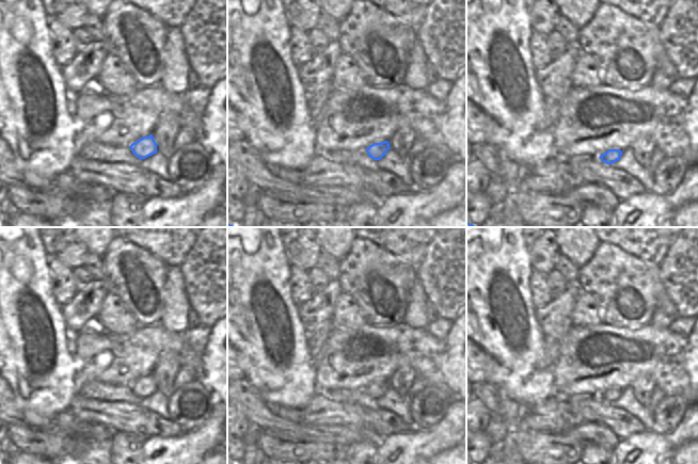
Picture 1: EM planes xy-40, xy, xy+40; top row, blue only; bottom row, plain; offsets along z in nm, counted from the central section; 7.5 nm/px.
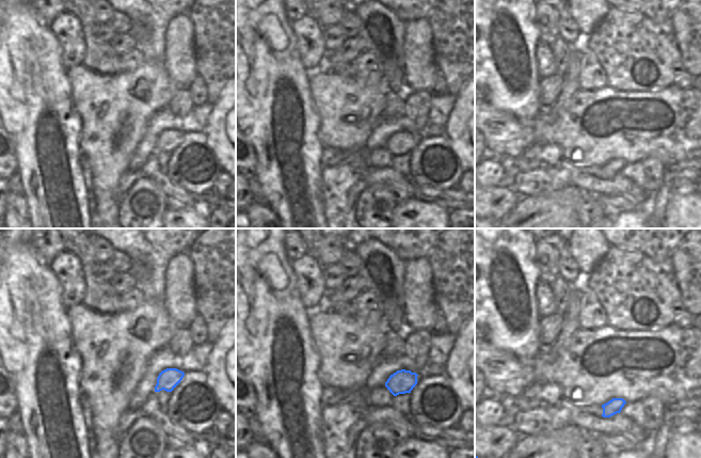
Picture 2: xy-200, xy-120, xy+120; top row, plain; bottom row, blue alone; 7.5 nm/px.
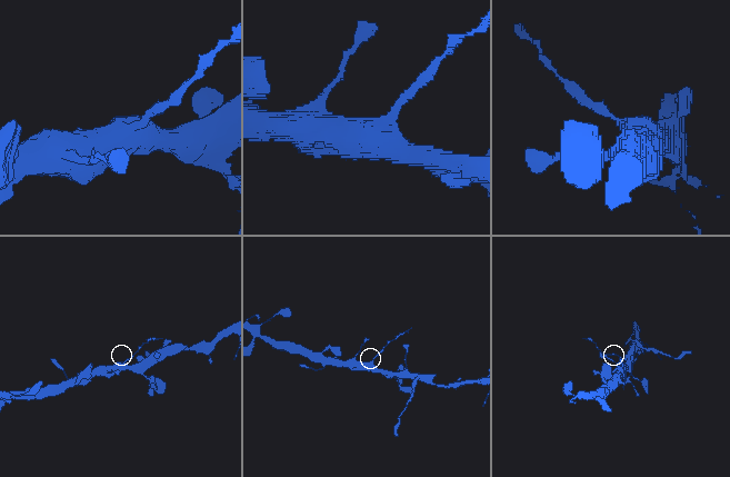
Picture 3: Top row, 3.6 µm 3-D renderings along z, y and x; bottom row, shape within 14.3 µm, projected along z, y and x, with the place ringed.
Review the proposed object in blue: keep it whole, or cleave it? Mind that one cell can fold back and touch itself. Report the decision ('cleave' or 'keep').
cleave

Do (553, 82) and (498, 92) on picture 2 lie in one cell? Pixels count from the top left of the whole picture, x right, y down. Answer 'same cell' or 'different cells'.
different cells

